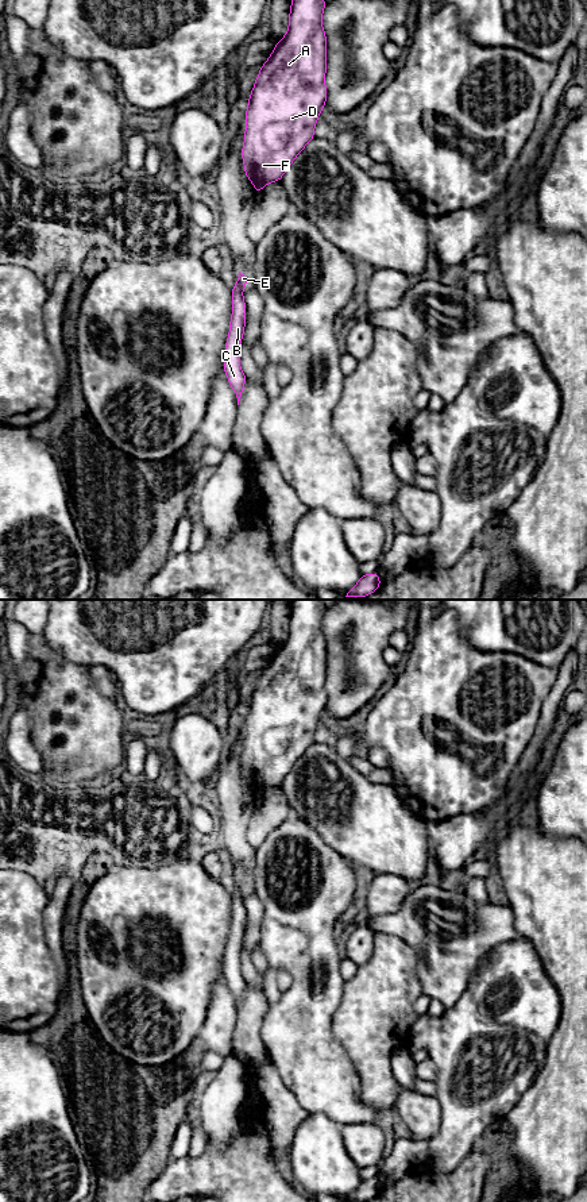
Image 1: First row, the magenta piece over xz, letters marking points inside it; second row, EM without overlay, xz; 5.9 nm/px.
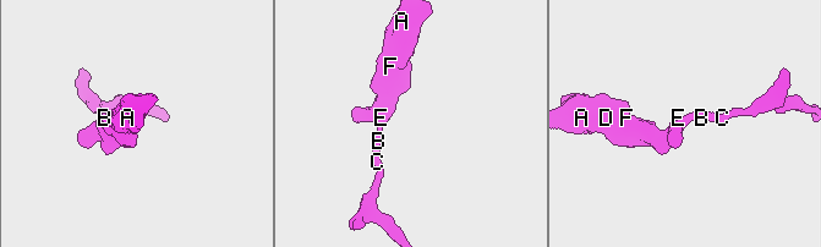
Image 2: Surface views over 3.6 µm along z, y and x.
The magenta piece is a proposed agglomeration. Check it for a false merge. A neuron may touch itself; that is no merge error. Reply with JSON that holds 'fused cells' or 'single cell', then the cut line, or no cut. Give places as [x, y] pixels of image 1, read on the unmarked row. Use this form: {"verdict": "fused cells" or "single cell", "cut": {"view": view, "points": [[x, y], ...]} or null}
{"verdict": "single cell", "cut": null}

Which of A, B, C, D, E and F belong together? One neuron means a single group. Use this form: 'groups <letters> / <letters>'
groups A B C D E F

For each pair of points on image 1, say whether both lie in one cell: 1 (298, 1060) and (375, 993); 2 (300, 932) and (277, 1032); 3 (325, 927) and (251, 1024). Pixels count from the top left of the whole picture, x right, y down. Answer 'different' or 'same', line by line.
1: different
2: same
3: different

